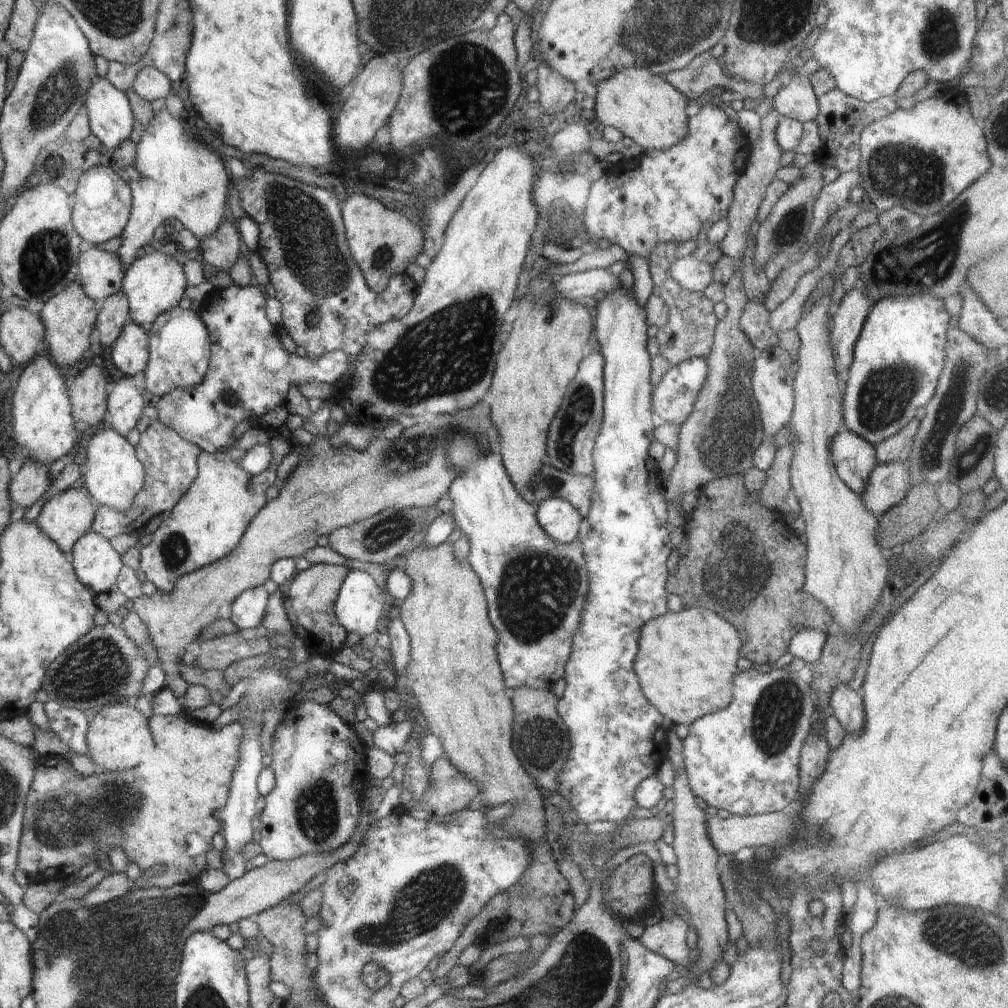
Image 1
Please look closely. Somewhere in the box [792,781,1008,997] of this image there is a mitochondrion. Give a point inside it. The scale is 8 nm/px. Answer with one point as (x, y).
(934, 928)

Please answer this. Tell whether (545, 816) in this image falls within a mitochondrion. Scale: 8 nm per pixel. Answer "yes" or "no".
no

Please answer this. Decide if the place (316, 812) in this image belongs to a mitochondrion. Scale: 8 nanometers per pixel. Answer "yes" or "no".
yes

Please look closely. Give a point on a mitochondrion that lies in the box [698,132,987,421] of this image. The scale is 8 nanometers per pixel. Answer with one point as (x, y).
(930, 257)

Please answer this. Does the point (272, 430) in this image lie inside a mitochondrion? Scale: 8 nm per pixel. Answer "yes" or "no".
no

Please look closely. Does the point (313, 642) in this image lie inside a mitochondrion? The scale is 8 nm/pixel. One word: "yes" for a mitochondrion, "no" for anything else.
no

